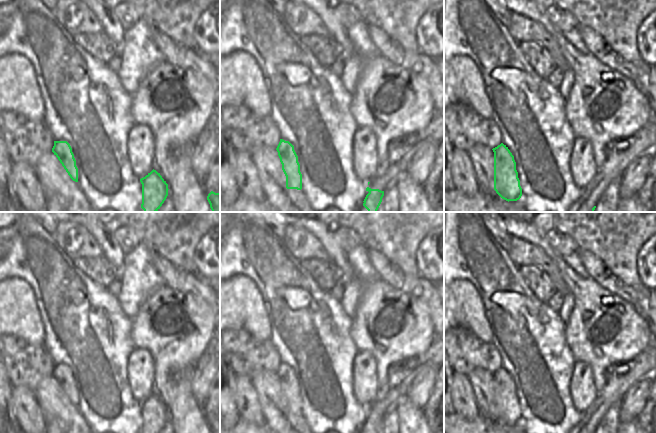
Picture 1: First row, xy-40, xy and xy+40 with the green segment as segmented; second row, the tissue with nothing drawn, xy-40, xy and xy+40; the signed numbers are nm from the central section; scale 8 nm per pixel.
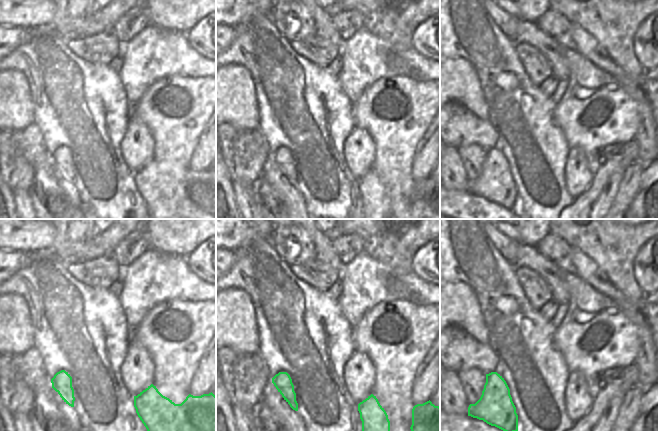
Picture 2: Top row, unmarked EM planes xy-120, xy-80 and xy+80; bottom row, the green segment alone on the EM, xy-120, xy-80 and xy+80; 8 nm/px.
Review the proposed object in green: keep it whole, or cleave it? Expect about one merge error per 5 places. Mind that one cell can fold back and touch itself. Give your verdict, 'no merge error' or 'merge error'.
no merge error

